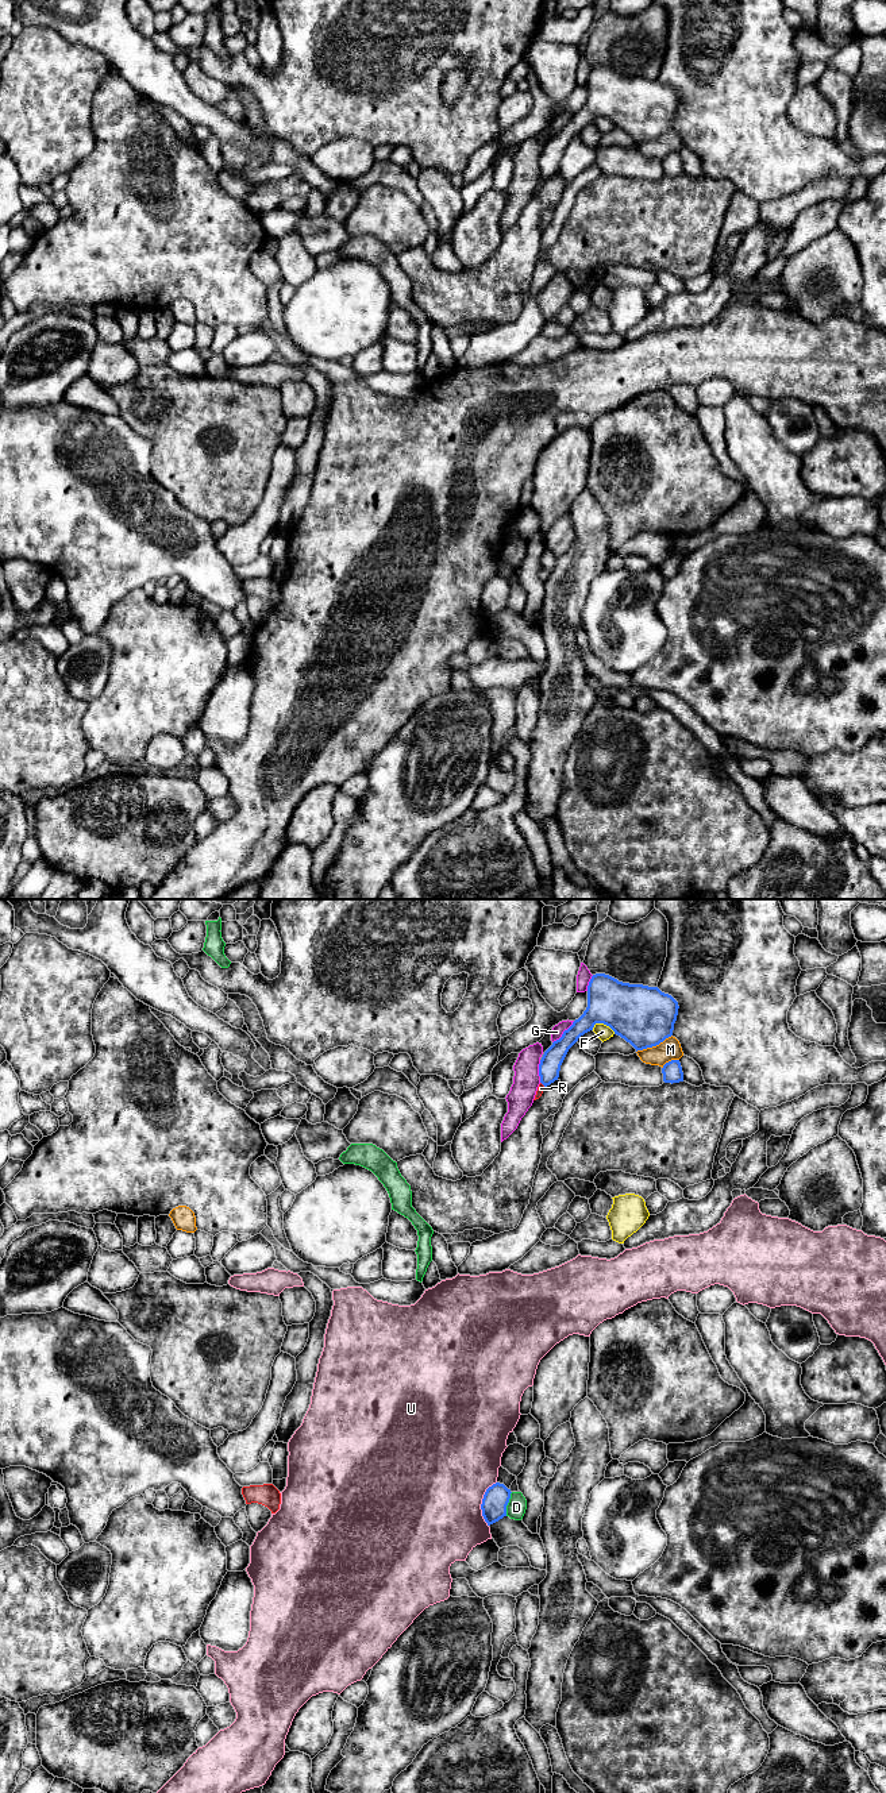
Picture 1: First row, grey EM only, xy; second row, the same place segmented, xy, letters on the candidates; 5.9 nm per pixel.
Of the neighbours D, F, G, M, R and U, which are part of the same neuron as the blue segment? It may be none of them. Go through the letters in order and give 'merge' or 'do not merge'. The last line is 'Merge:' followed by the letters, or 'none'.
D: do not merge
F: do not merge
G: do not merge
M: do not merge
R: merge
U: do not merge
Merge: R

